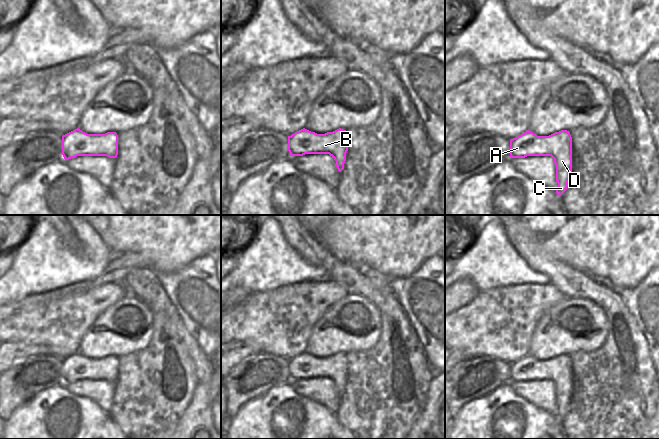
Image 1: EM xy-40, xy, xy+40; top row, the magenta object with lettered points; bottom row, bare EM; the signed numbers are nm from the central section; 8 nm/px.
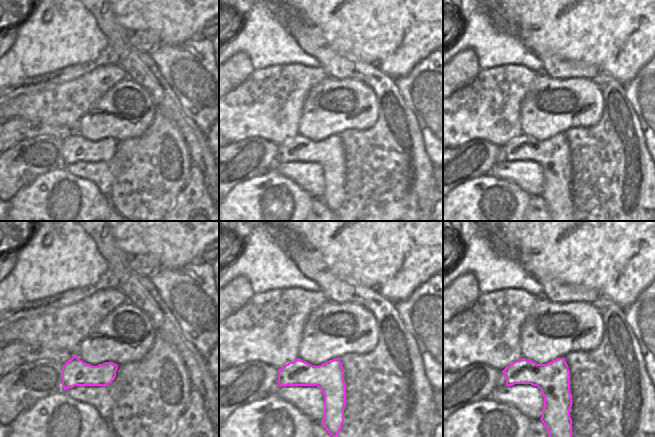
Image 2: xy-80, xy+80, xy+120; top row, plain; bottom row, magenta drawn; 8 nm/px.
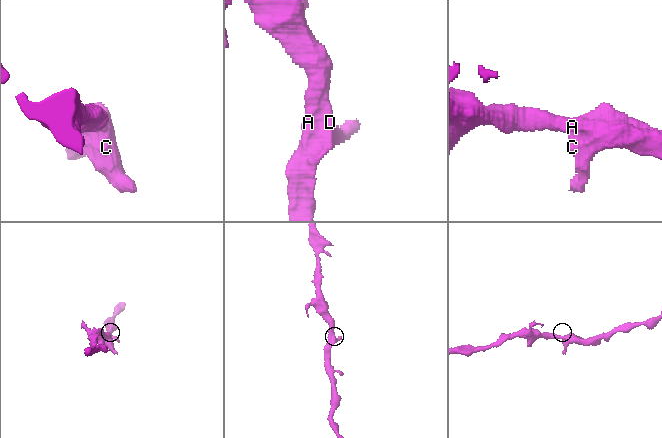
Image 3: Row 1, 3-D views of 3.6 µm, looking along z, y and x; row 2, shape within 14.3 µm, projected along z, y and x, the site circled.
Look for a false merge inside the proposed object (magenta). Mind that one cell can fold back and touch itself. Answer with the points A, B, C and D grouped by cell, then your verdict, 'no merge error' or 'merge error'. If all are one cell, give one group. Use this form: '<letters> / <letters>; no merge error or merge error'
A B C D; no merge error

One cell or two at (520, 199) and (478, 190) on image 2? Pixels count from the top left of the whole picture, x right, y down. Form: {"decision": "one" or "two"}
{"decision": "one"}

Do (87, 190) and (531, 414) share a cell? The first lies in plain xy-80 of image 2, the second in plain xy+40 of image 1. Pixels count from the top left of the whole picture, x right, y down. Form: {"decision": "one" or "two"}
{"decision": "one"}

